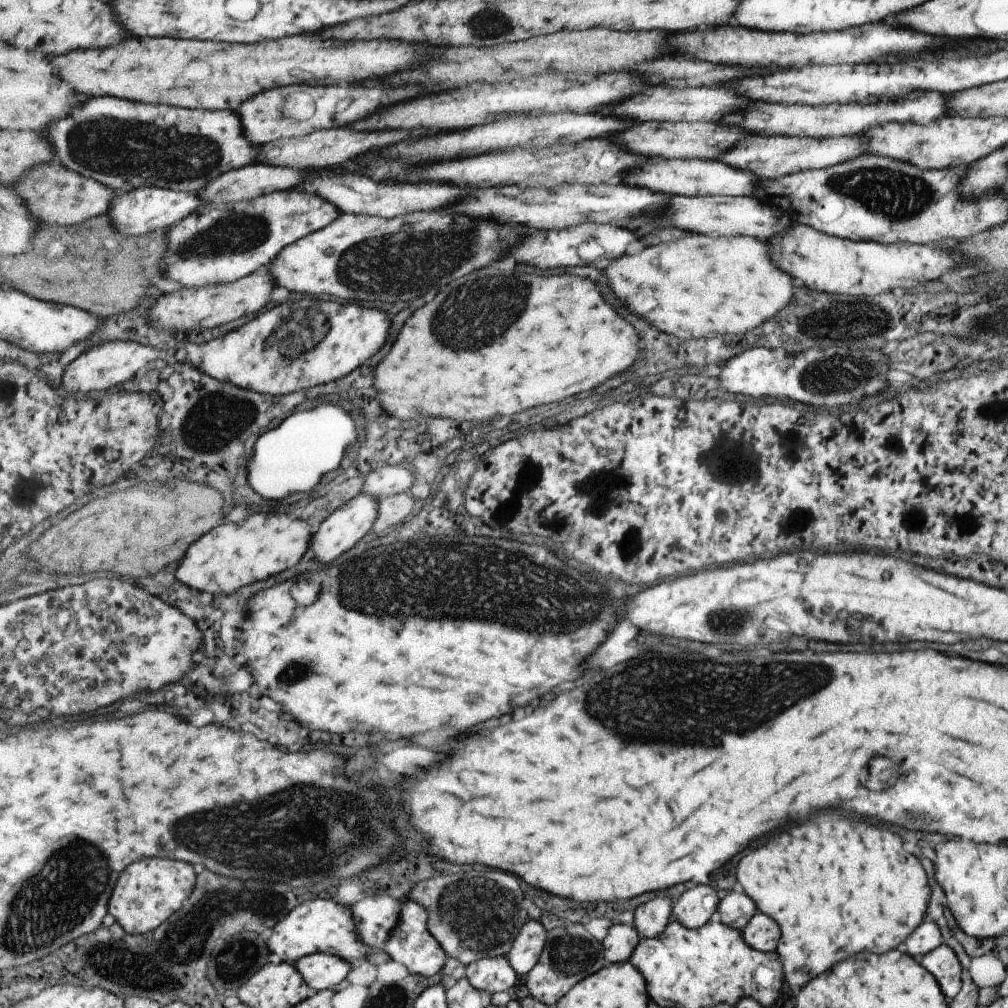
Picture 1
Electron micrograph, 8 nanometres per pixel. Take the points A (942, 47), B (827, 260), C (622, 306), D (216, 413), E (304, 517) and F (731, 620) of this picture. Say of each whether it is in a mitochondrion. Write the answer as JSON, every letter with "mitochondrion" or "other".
{"A":"other","B":"other","C":"other","D":"mitochondrion","E":"other","F":"mitochondrion"}

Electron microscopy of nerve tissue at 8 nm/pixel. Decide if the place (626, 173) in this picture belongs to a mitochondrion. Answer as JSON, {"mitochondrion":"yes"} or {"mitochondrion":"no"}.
{"mitochondrion":"no"}

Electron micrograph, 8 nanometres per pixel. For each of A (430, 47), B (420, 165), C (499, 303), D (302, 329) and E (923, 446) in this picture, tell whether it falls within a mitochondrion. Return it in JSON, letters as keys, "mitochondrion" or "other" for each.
{"A":"other","B":"other","C":"mitochondrion","D":"mitochondrion","E":"other"}

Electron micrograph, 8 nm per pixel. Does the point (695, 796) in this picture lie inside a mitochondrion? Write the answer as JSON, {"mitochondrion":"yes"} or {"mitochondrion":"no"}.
{"mitochondrion":"no"}

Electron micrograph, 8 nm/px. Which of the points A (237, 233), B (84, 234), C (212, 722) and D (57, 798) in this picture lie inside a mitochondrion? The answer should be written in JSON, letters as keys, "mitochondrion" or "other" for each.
{"A":"mitochondrion","B":"other","C":"other","D":"other"}

